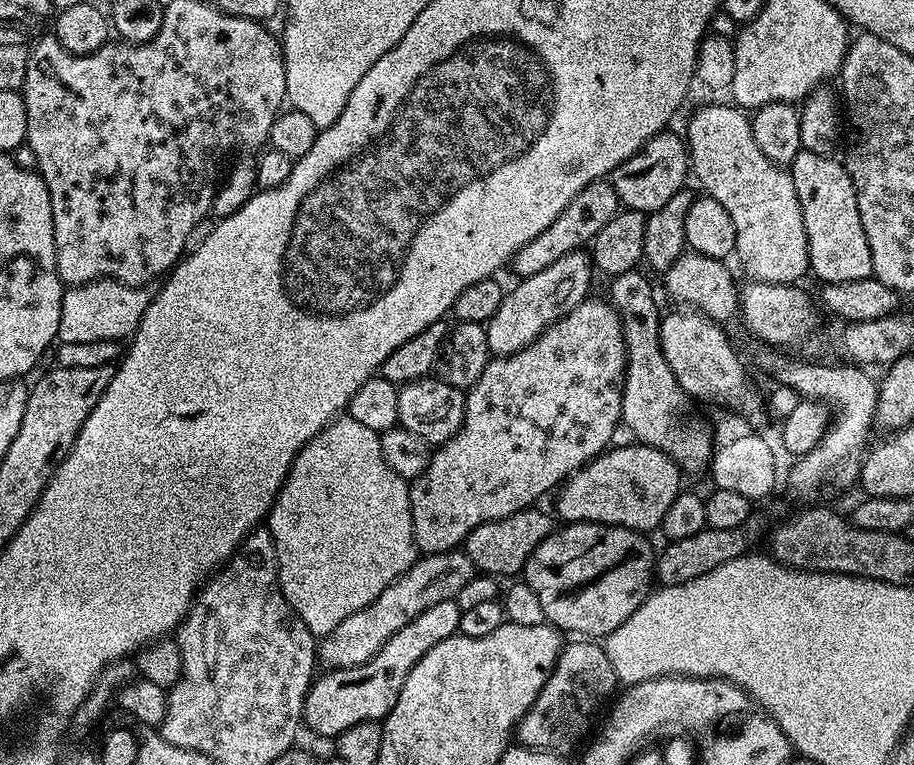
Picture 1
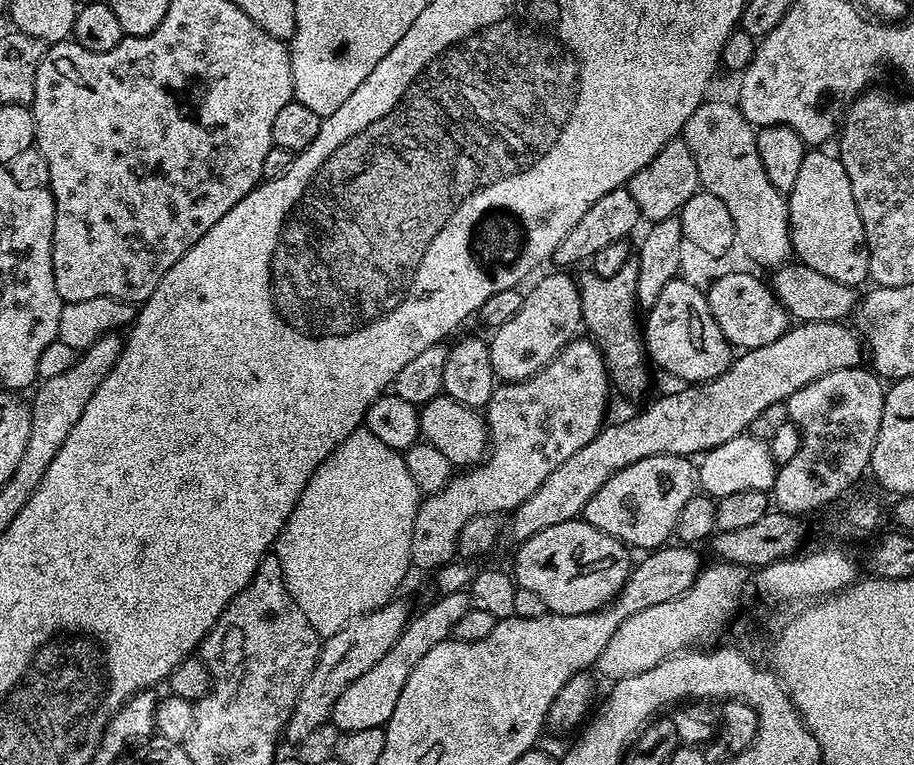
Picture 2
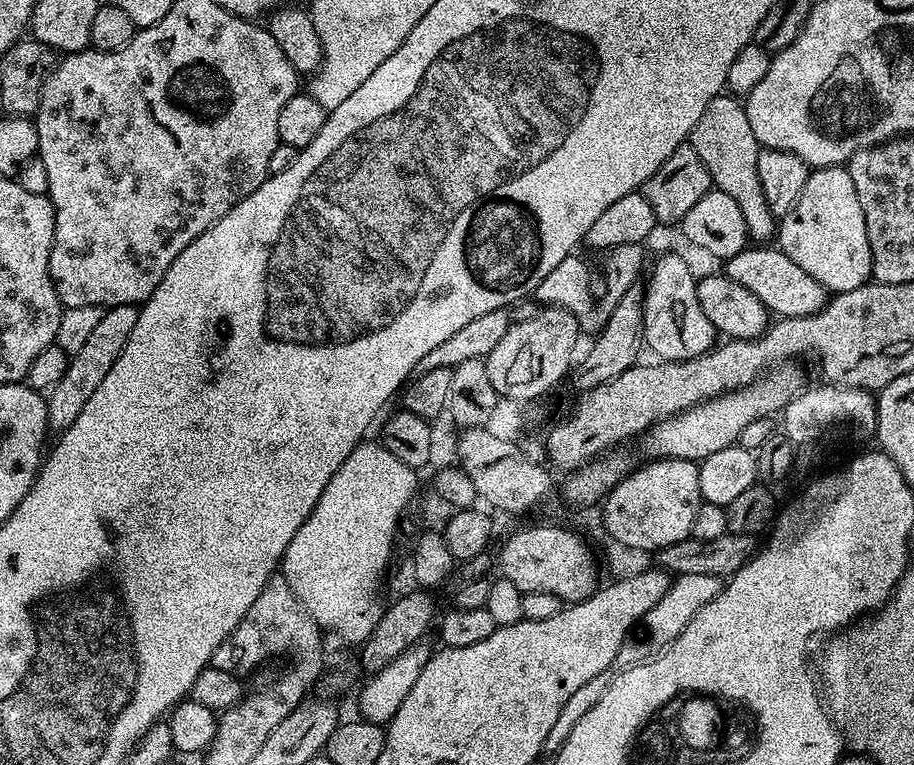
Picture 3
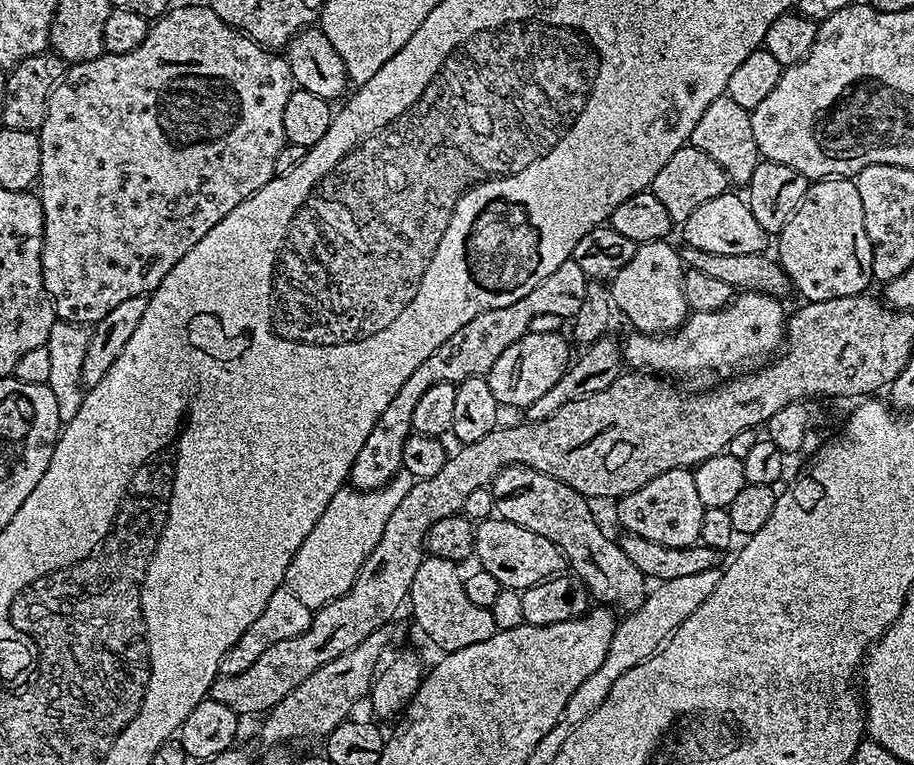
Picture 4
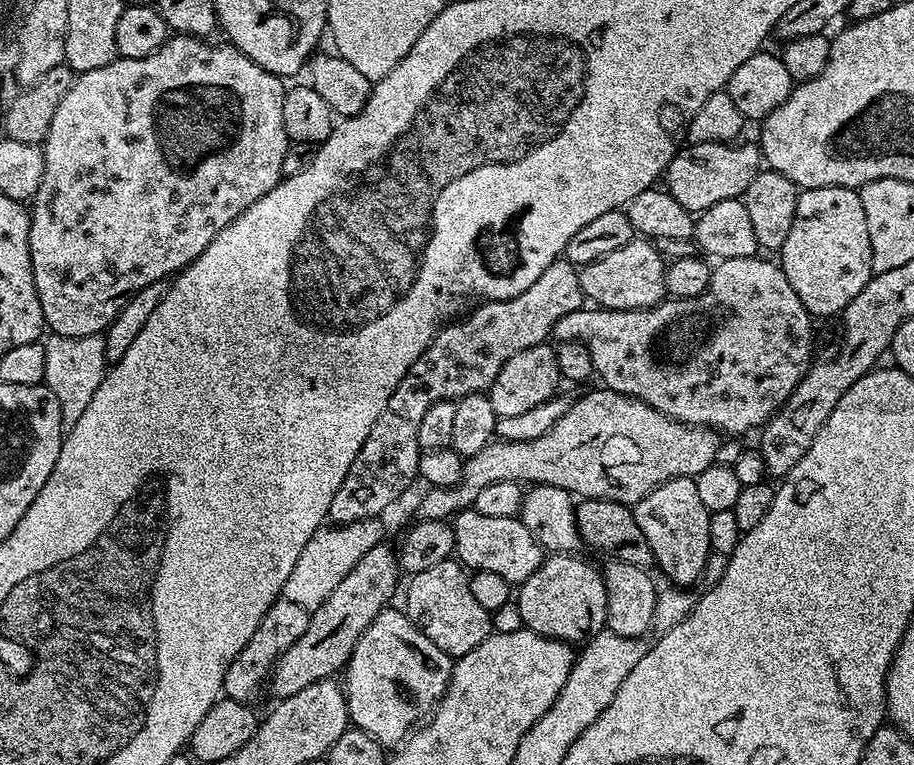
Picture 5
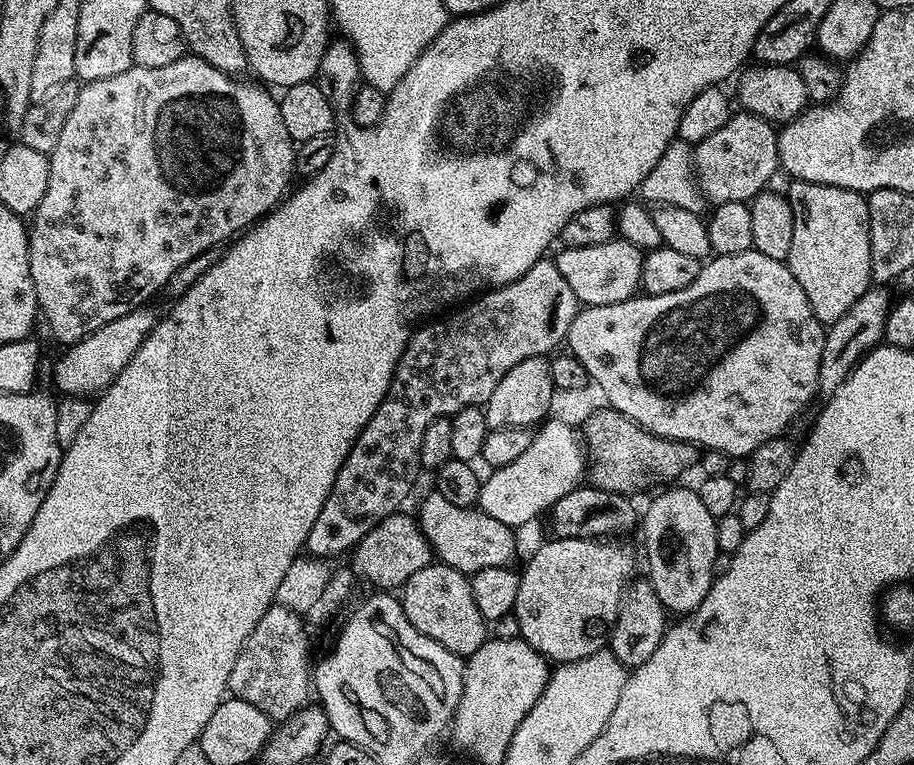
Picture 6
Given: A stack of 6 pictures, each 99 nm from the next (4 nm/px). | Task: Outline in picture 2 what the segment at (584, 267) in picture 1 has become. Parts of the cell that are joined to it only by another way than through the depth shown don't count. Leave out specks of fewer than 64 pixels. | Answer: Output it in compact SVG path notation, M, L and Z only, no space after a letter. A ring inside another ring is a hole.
M556 270L553 276L544 276L529 291L527 290L521 309L509 321L491 333L488 349L493 373L501 381L515 382L529 380L536 372L541 372L557 354L567 346L569 341L577 339L582 328L582 311L580 308L581 289L577 281L567 276L567 271Z

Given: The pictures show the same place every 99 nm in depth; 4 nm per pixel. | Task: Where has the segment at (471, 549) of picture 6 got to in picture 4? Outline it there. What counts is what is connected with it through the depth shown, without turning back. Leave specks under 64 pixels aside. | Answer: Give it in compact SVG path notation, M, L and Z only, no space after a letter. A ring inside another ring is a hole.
M499 518L481 520L476 524L475 559L480 559L479 567L498 578L501 588L523 590L533 588L544 580L561 575L565 571L566 561L560 548L550 542L550 538L542 538L542 534L534 534L534 530L526 530L526 526L518 526L518 522L510 522Z

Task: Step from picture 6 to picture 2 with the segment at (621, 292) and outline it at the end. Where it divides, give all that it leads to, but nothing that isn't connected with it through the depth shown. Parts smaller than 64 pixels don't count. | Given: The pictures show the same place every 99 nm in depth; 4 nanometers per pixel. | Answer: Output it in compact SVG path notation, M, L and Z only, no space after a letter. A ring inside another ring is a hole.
M679 278L671 280L666 290L658 294L658 302L654 302L654 306L647 309L646 316L648 321L643 321L642 335L647 359L653 365L656 363L662 371L677 376L680 382L702 384L706 380L718 378L732 365L734 349L722 334L722 330L718 330L718 322L714 322L714 314L710 314L708 309L708 297L701 289Z

